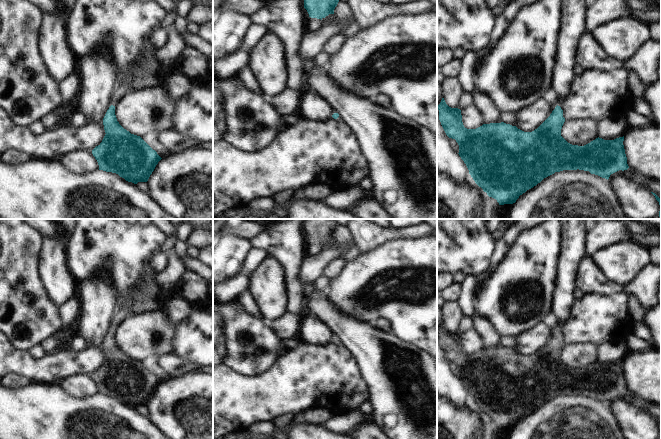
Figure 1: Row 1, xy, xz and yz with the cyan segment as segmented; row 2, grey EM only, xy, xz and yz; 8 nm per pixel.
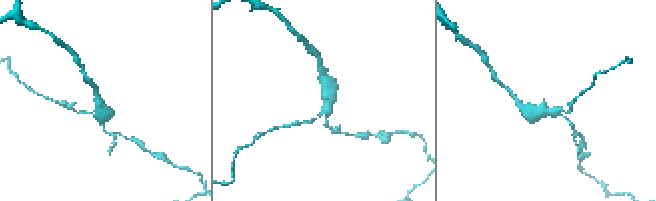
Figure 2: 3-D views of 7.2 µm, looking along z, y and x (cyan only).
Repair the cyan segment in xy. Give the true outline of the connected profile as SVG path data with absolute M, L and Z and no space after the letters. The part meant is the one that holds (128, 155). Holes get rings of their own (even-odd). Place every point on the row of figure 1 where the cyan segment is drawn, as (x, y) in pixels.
M149 55L140 61L135 70L138 75L133 81L122 81L120 75L117 77L116 86L110 97L110 106L100 122L106 134L102 142L92 150L92 154L98 162L99 170L116 173L126 181L137 184L148 181L162 158L140 136L131 134L119 124L115 115L115 106L130 91L158 87L162 78L162 71L156 59Z

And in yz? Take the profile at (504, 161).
M552 89L545 93L543 99L553 106L553 111L532 132L524 132L504 122L467 129L463 125L460 109L449 107L444 98L438 105L441 125L446 135L458 143L458 154L466 164L469 174L489 197L497 200L499 205L515 203L520 195L555 172L579 169L608 180L611 174L629 168L623 145L624 136L614 140L598 137L584 146L572 145L561 136L565 122L564 101L558 100Z

